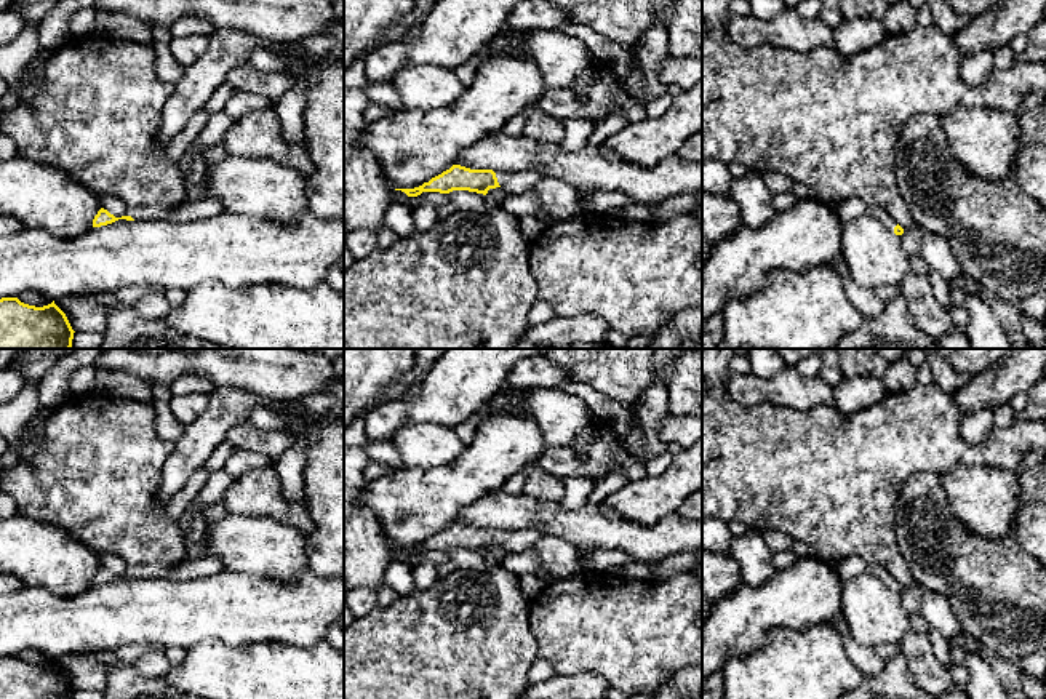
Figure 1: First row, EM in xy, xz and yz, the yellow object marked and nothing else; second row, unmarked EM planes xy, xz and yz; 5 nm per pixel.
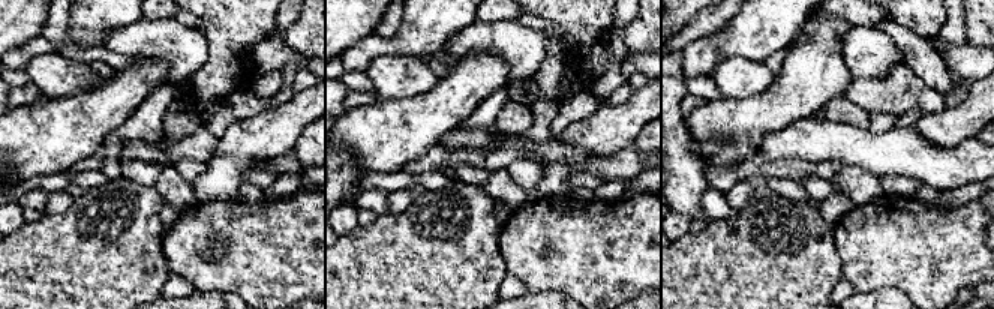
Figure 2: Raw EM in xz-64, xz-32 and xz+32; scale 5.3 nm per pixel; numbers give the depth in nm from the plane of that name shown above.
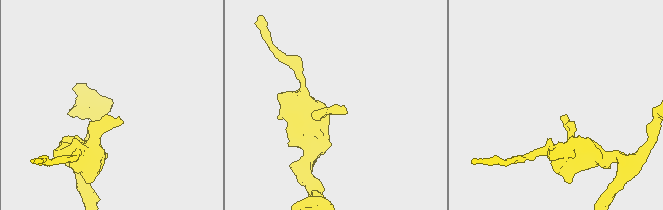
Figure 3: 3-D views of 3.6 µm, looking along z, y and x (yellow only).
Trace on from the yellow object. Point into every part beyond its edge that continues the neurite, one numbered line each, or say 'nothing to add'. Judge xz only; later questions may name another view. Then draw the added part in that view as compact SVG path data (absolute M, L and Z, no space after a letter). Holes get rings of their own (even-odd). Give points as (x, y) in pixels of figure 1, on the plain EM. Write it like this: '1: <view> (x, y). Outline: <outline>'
1: xz (515, 541). Outline: M539 528L494 531L499 544L512 553L531 549L544 536L544 533Z

